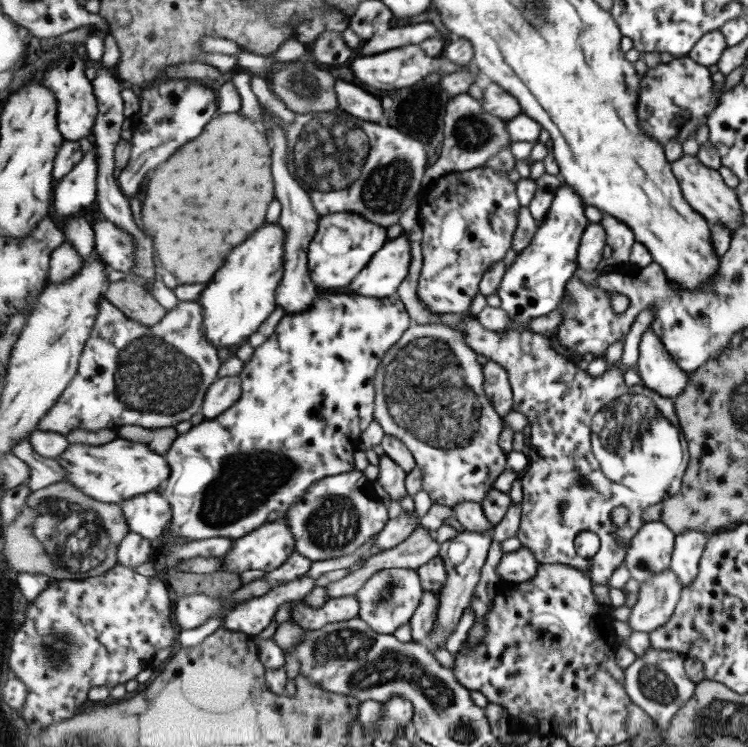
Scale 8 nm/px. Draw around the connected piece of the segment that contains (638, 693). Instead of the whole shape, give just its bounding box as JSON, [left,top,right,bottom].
[625,646,696,729]

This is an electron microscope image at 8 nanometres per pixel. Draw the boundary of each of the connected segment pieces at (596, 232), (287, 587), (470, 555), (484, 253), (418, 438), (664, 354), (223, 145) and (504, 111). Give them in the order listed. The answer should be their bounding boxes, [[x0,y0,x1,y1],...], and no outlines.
[[578,222,607,270],[223,575,316,635],[429,528,495,652],[419,167,523,315],[375,322,507,507],[637,328,691,402],[143,112,275,285],[483,81,523,120]]

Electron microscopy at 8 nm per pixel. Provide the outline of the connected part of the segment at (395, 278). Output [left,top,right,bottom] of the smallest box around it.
[345,233,412,299]

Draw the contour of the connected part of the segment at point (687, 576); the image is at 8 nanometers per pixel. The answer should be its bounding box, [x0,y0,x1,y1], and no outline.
[672,532,710,588]

